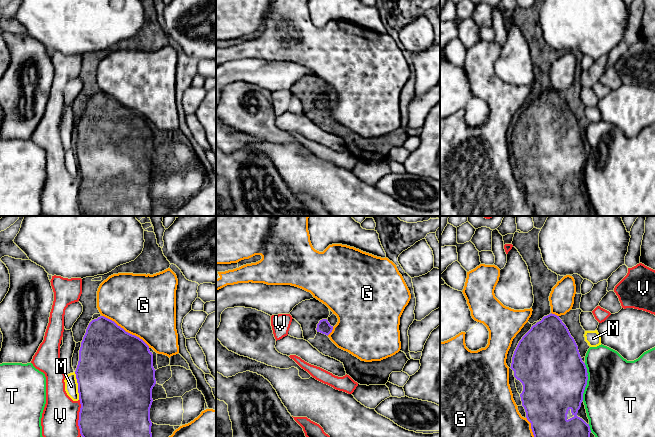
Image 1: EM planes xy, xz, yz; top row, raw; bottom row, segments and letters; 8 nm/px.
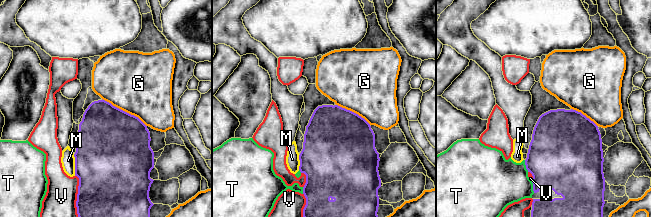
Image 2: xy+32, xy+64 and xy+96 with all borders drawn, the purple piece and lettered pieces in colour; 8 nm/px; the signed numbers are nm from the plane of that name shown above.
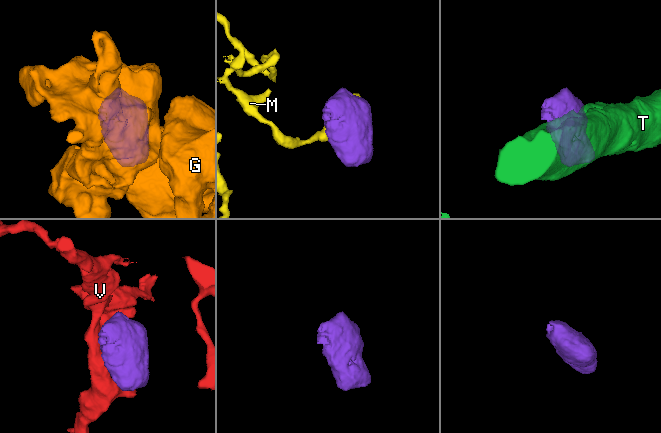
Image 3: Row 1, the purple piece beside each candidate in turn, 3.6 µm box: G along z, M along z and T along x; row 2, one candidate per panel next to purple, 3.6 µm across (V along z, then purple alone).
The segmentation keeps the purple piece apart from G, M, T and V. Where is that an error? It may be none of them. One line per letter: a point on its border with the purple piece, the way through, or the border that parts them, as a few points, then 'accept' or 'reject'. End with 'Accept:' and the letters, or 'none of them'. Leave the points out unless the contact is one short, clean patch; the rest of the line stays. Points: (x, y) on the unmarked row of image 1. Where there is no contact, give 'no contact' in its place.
G: xy (125, 107) | reject
M: xy (78, 162) | along xy (74, 148), (79, 175) | reject
T: yz (586, 158) | reject
V: xy (79, 193) | reject
Accept: none of them

